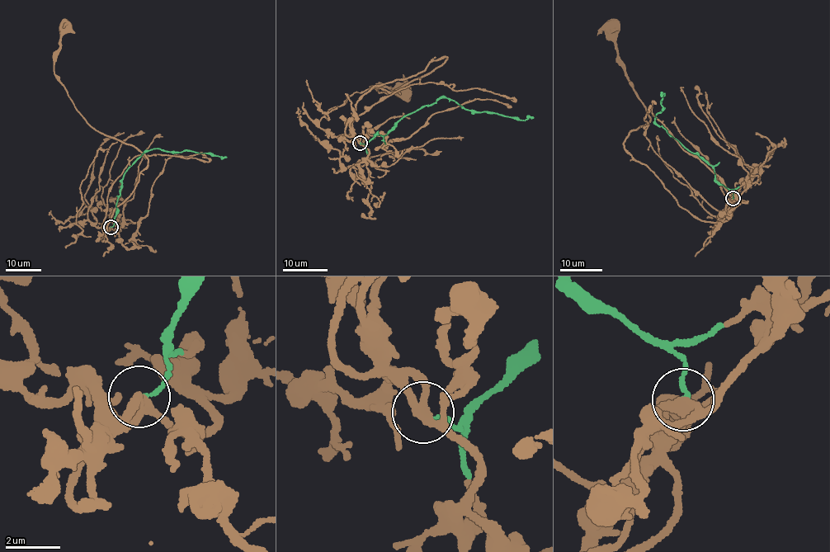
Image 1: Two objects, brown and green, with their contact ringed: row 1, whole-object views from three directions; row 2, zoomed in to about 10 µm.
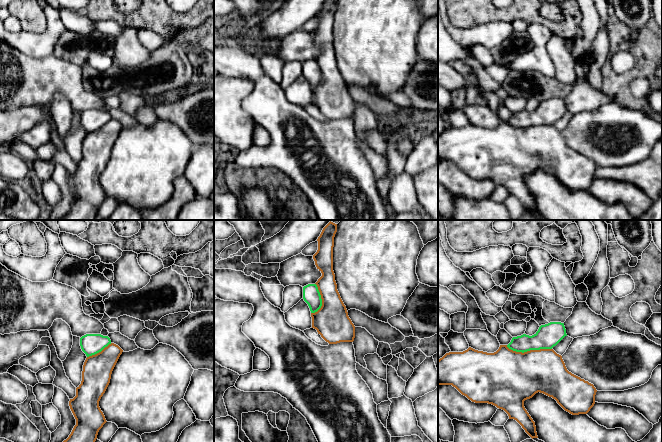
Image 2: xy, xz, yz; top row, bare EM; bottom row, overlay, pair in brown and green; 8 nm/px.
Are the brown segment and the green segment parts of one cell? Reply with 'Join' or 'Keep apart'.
Join

